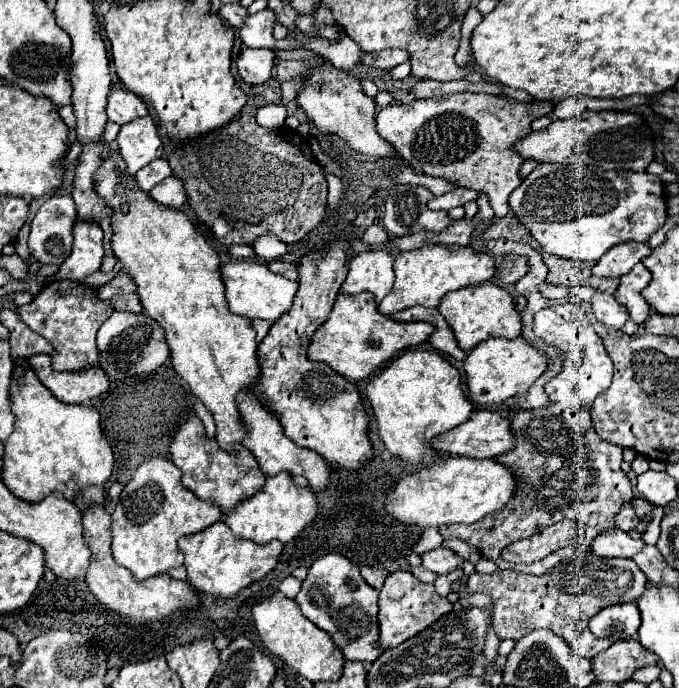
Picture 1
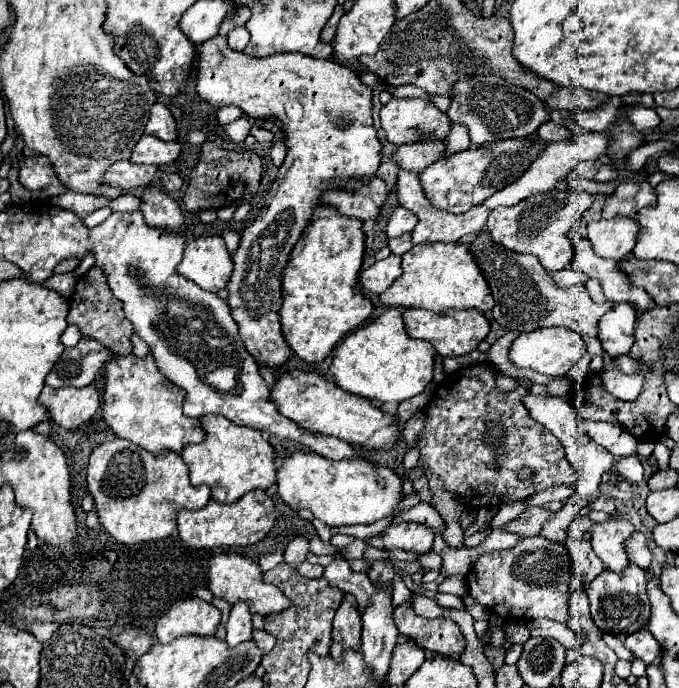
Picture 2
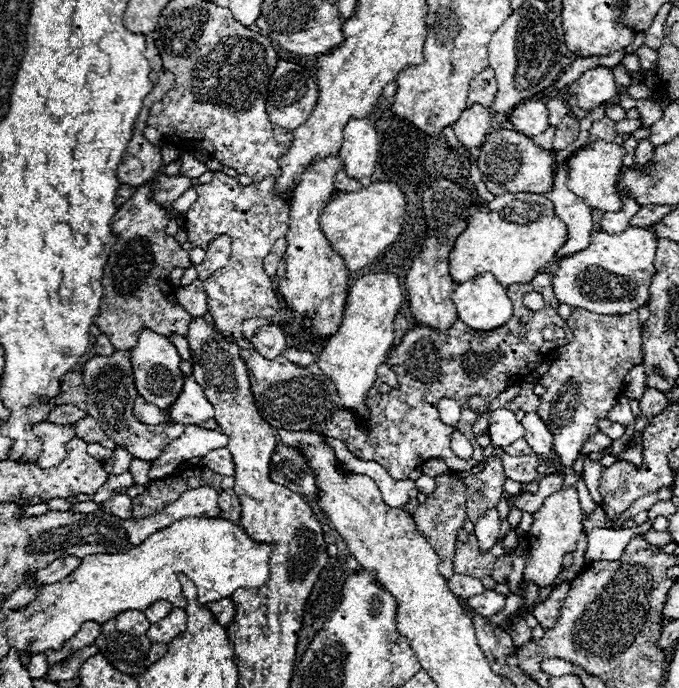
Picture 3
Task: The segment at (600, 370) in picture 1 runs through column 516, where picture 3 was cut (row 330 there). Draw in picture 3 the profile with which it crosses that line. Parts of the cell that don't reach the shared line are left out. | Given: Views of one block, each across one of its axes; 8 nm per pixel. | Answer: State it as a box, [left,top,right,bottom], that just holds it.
[324,274,574,480]

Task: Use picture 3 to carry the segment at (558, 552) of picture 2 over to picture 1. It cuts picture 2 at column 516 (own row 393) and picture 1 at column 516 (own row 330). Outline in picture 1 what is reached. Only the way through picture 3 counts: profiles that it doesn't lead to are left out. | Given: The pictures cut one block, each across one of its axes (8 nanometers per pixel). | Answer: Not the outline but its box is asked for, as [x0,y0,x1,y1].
[462,550,646,658]

